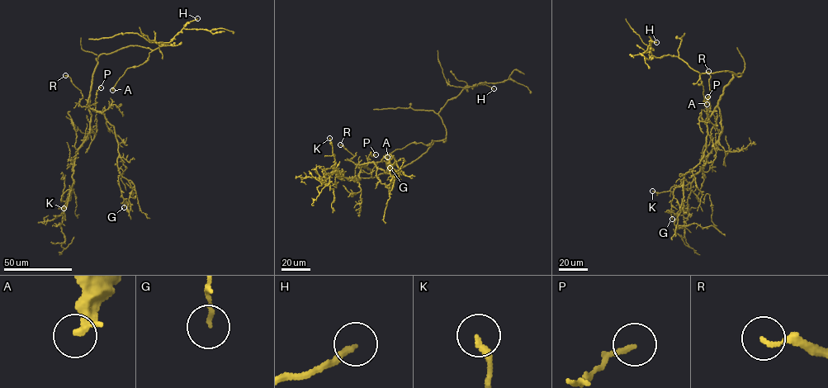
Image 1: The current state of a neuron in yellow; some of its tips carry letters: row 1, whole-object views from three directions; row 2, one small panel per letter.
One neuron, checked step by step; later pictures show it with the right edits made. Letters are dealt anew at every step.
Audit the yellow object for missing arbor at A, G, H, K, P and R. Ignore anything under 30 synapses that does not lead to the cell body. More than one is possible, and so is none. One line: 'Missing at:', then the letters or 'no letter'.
Missing at: no letter

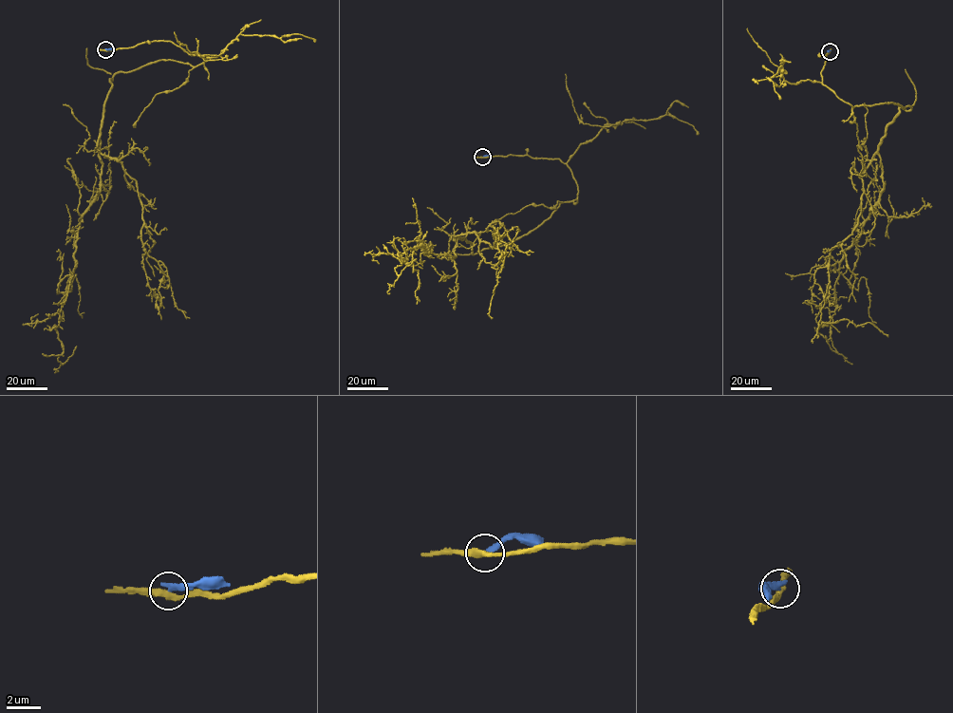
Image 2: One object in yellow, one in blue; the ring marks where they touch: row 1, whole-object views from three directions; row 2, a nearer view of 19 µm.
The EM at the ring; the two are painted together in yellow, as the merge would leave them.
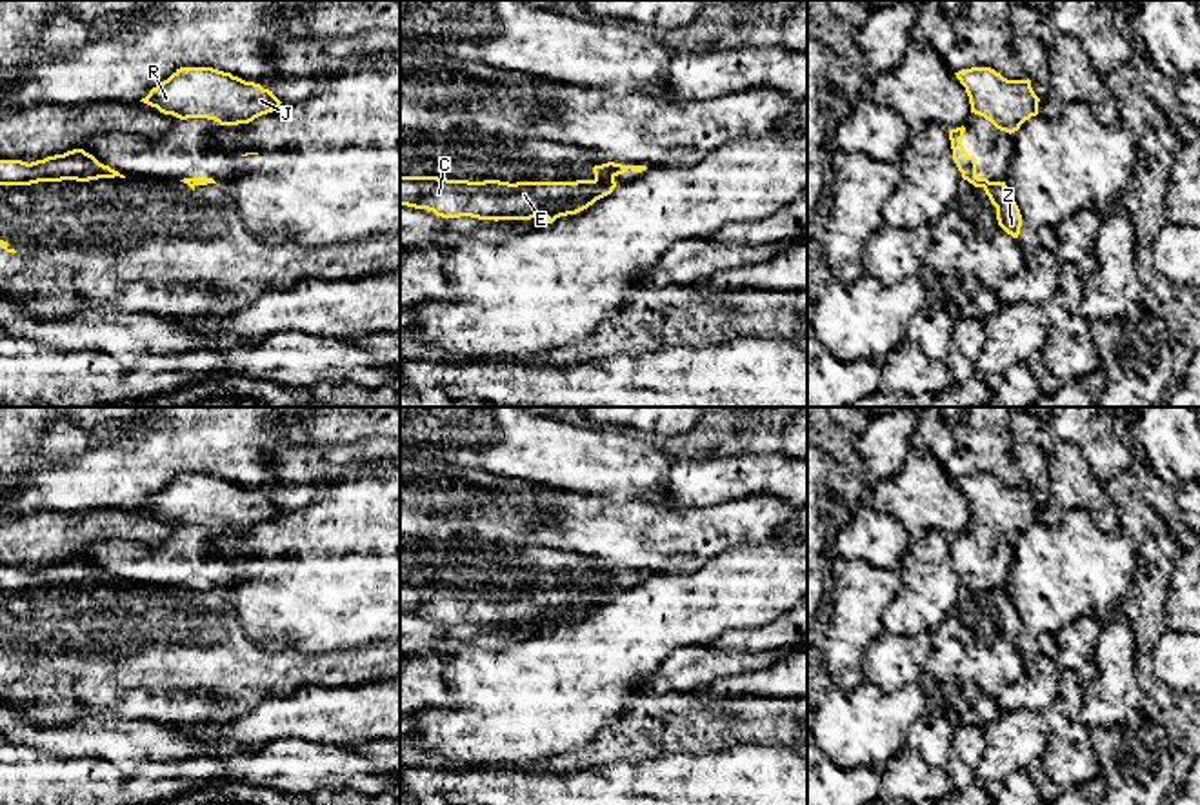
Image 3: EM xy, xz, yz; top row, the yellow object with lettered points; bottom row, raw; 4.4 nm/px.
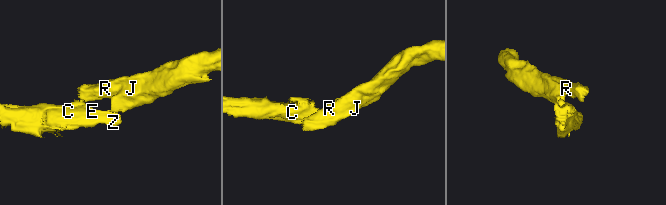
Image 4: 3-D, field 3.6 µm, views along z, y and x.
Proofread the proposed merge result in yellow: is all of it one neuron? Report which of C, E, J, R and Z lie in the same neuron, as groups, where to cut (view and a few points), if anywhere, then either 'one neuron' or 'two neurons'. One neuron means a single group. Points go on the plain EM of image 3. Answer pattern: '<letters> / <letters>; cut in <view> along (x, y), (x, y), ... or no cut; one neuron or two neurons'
C E Z / J R; cut in xz along (595, 584), (613, 587); two neurons

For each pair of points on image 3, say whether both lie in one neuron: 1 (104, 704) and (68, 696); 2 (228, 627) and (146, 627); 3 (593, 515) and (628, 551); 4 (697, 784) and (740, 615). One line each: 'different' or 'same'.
1: same
2: same
3: same
4: different

